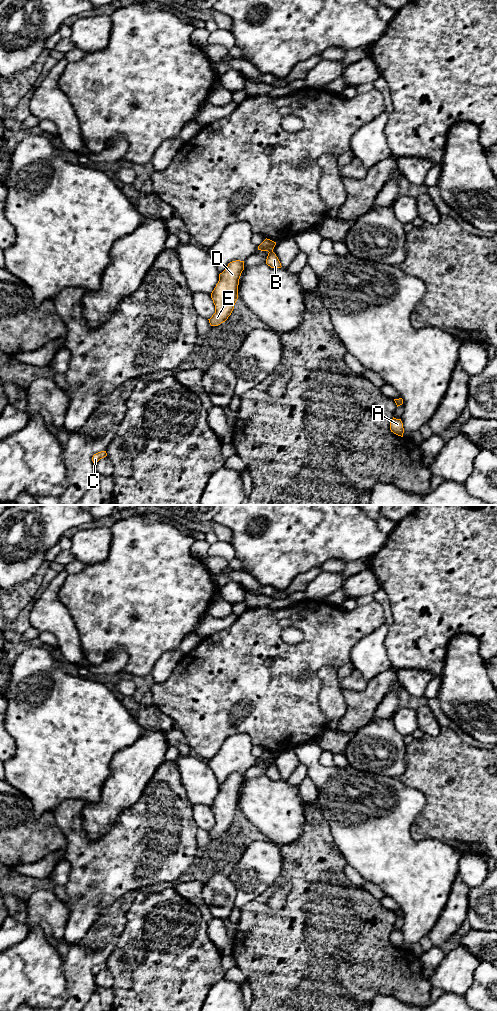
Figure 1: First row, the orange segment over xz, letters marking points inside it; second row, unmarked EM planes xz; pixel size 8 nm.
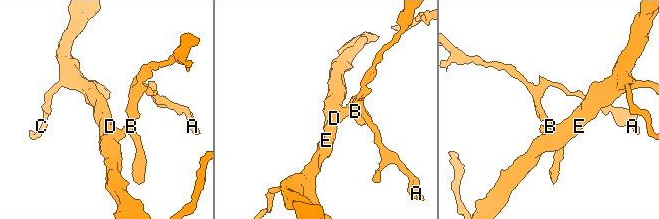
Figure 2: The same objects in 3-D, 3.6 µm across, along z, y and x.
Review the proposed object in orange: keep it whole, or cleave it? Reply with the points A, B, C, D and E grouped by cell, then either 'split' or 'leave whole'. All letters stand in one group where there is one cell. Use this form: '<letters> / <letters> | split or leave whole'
A B / C D E | split

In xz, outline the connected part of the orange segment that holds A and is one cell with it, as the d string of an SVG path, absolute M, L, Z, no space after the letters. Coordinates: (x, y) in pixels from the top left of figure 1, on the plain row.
M393 929L393 931L390 934L390 942L394 946L403 949L404 940L401 931L396 931Z

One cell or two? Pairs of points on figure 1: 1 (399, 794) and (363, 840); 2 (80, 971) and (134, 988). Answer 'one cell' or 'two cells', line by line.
1: one cell
2: two cells

